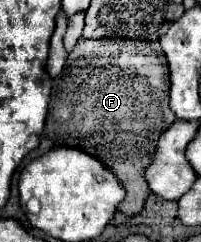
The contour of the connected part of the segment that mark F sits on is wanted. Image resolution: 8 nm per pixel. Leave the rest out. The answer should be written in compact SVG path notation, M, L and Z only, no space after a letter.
M81 37L63 67L63 73L53 79L49 115L45 121L45 137L53 139L55 145L79 147L95 157L99 157L115 175L125 183L127 197L119 205L119 211L127 215L137 215L143 211L145 199L149 195L143 171L153 159L153 151L161 133L165 133L175 121L175 113L169 109L169 67L167 57L159 41L139 41L139 39L85 39Z

